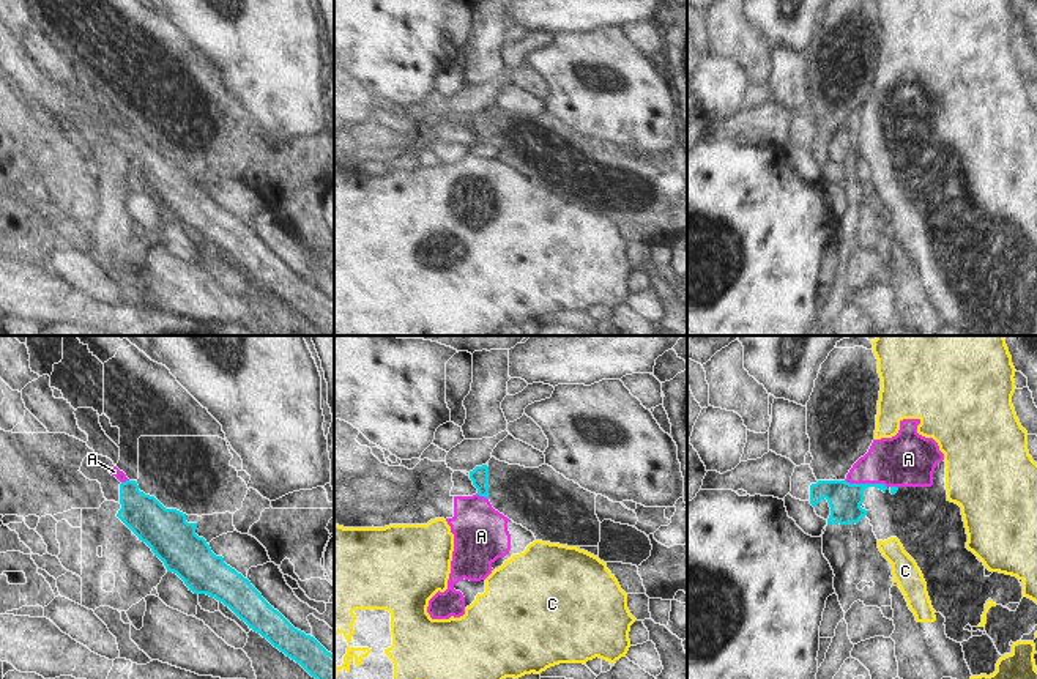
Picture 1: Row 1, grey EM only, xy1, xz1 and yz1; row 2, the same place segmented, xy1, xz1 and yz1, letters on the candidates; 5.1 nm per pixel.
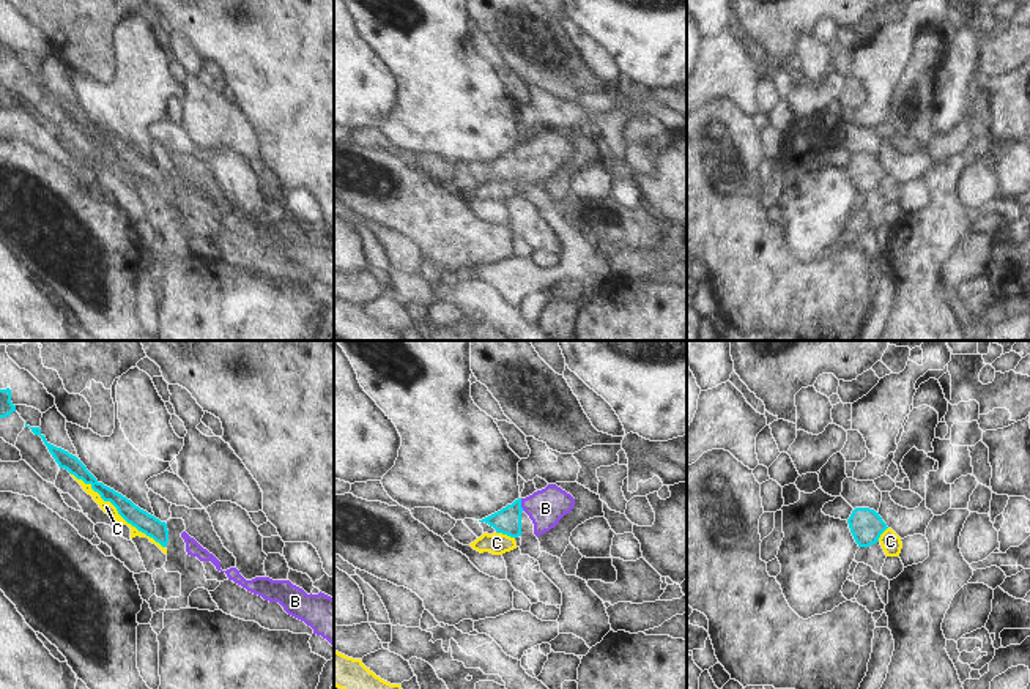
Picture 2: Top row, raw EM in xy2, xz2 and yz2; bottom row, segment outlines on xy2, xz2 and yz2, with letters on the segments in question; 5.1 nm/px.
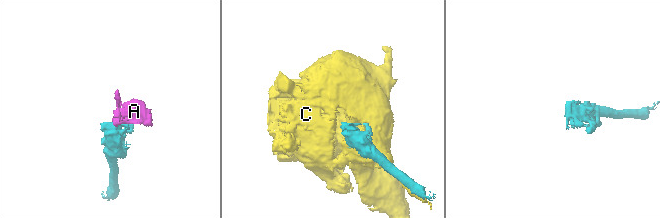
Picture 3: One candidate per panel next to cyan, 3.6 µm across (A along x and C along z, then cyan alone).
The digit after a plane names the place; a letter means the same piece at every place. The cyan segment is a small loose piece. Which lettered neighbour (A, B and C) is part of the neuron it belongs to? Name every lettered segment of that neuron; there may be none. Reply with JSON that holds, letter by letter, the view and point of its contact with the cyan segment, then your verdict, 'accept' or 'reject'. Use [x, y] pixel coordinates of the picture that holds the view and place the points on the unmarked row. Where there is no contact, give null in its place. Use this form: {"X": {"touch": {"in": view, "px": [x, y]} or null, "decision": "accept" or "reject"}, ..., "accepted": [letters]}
{"A": {"touch": {"in": "yz1", "px": [866, 131]}, "decision": "reject"}, "B": {"touch": {"in": "xz2", "px": [520, 152]}, "decision": "accept"}, "C": {"touch": {"in": "xy2", "px": [117, 156]}, "decision": "reject"}, "accepted": ["B"]}

